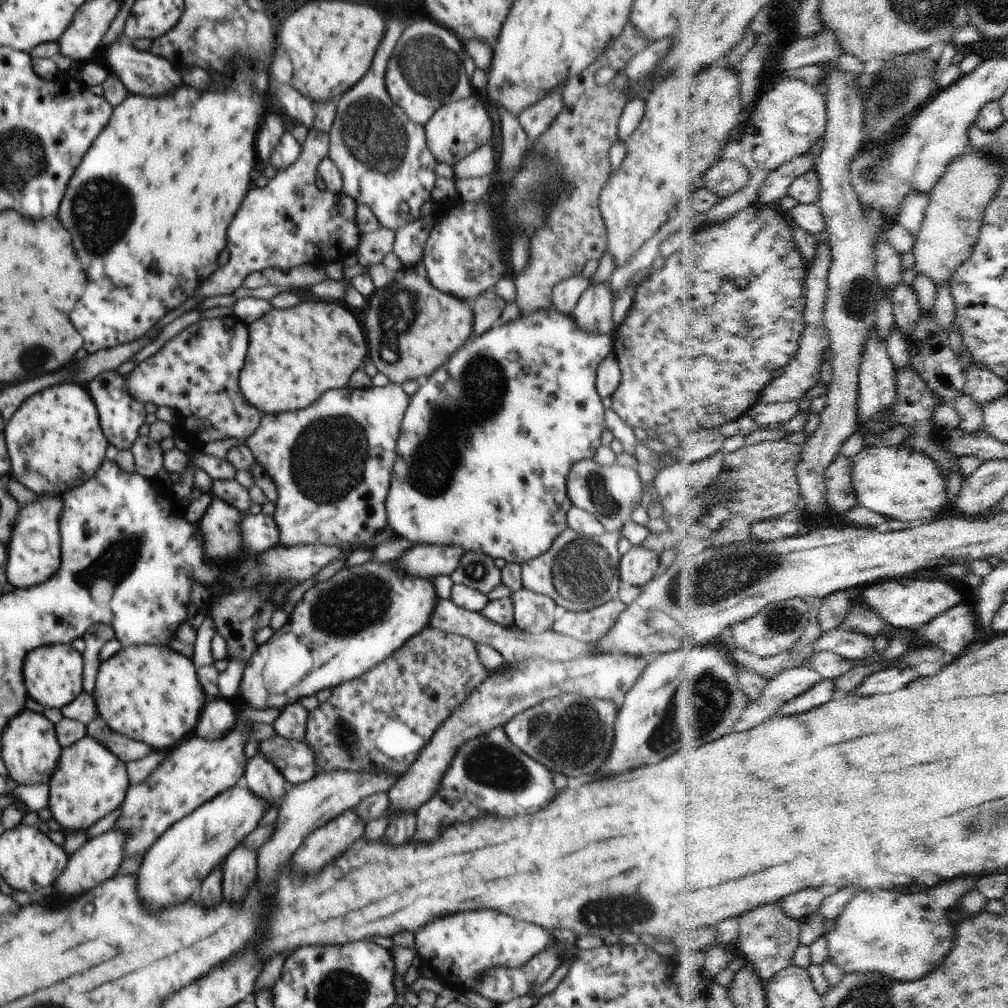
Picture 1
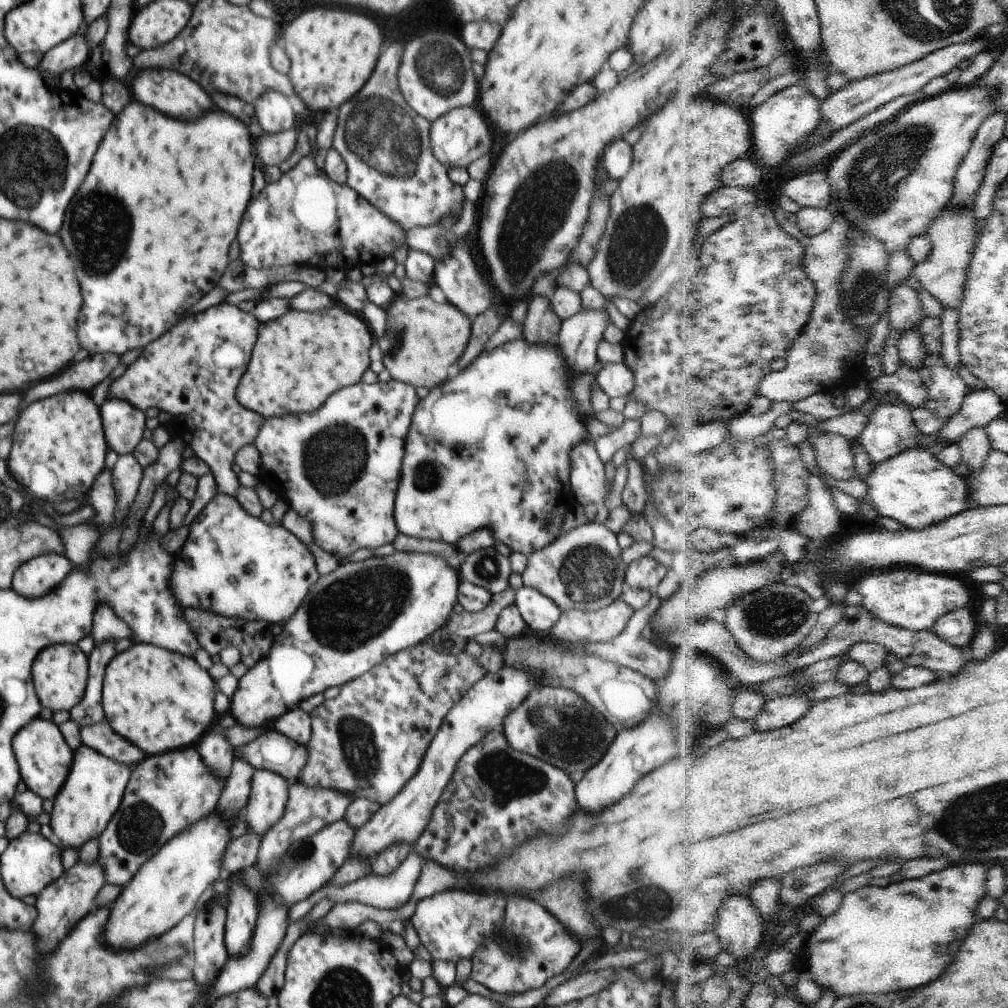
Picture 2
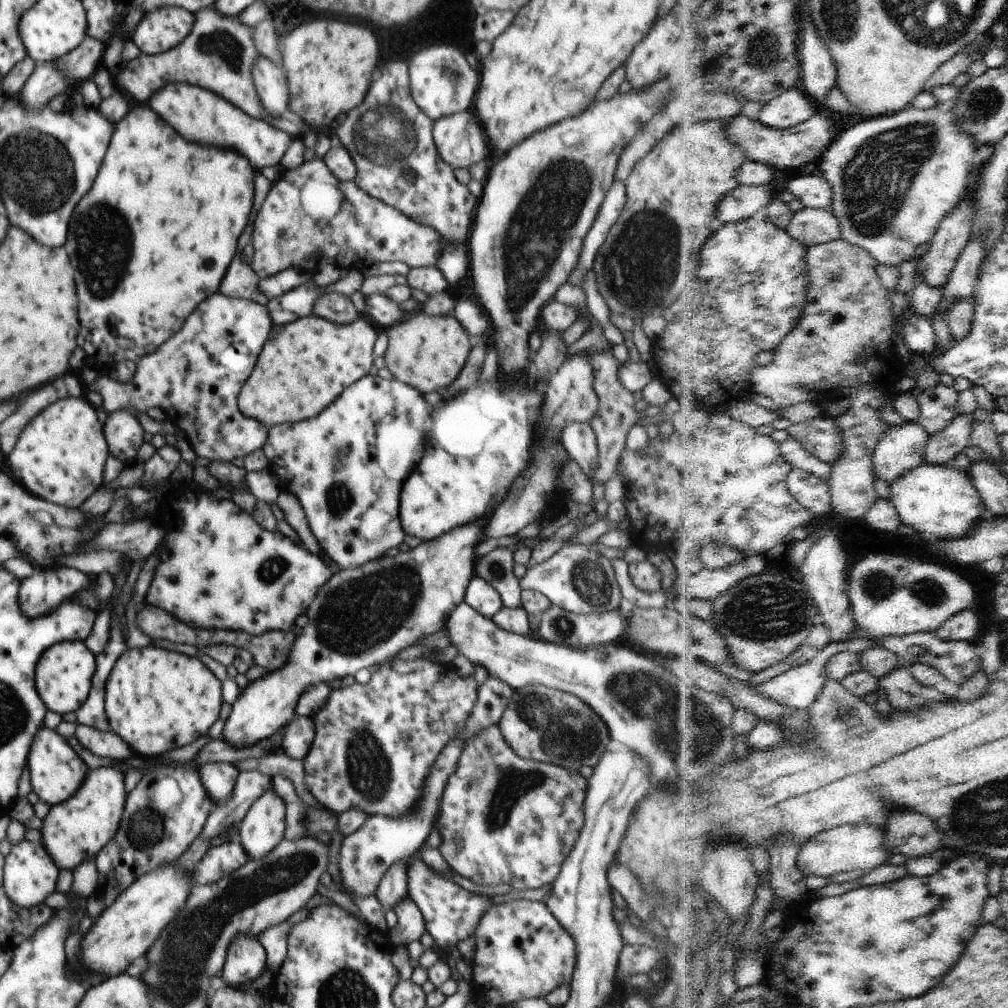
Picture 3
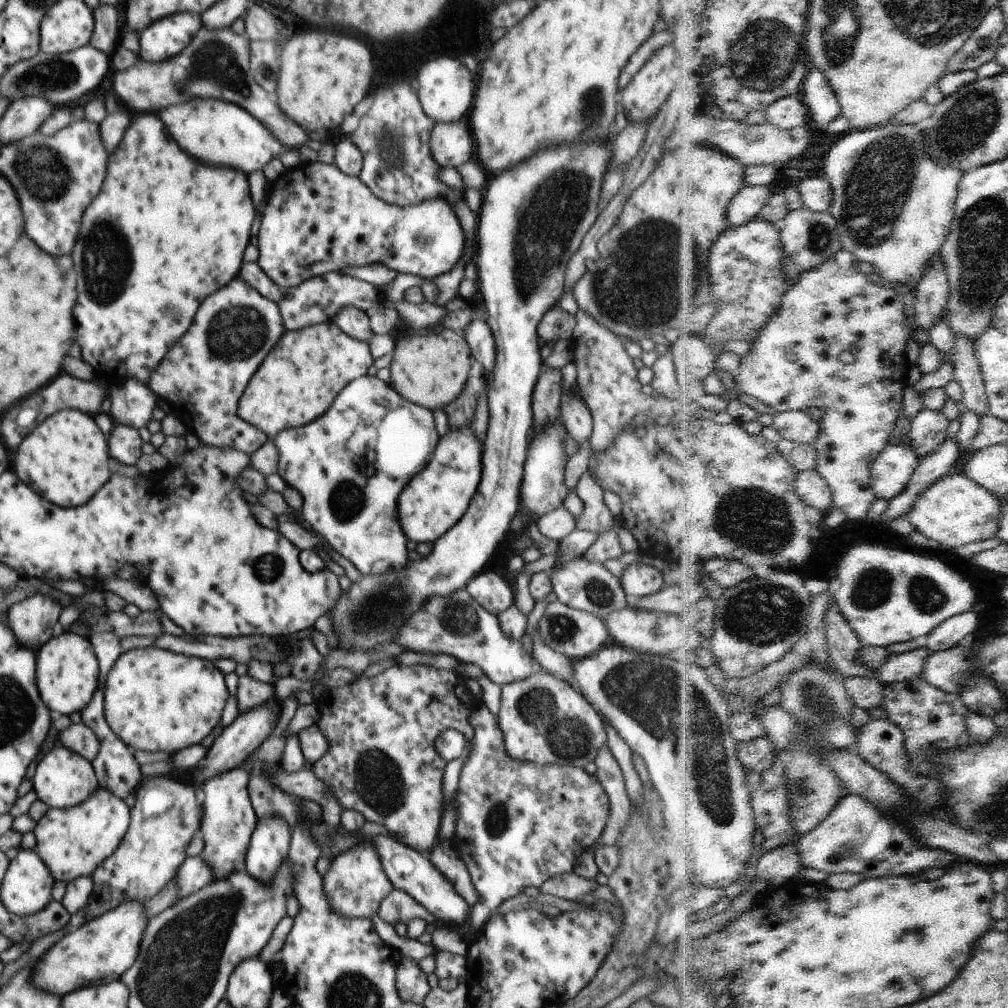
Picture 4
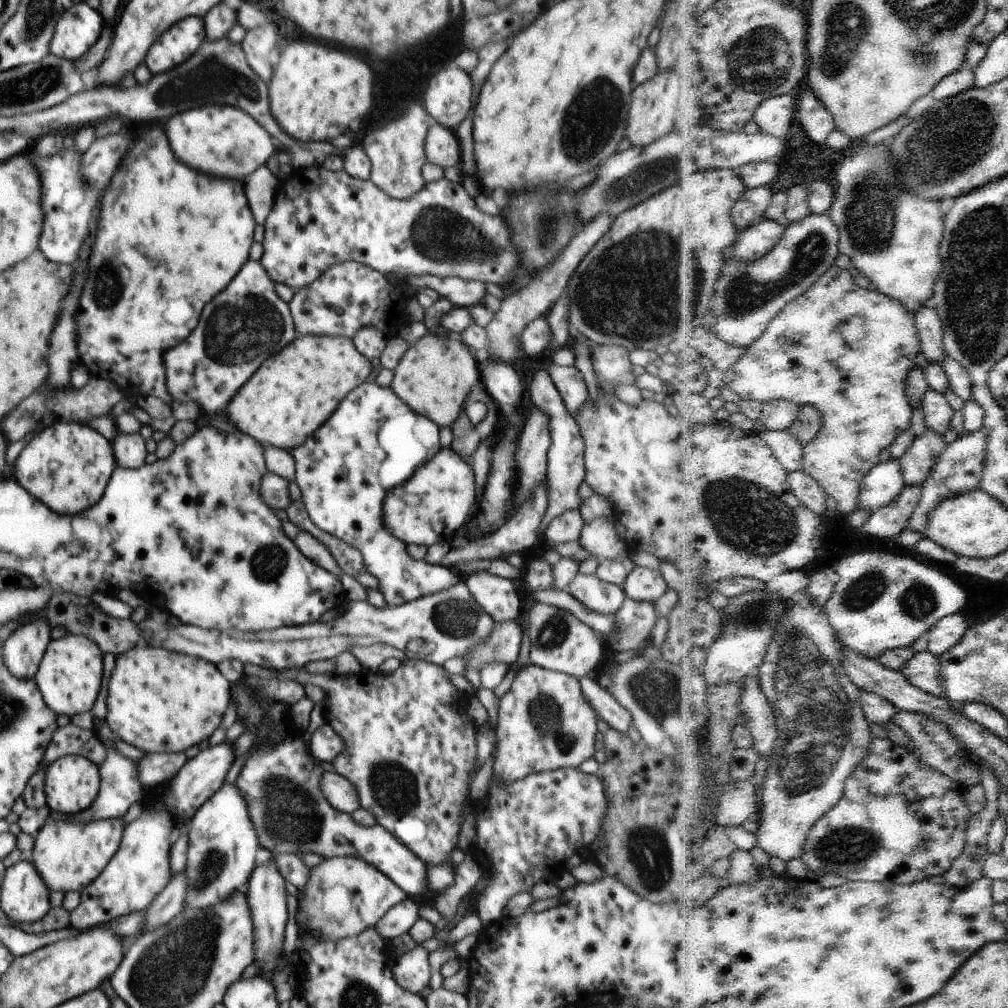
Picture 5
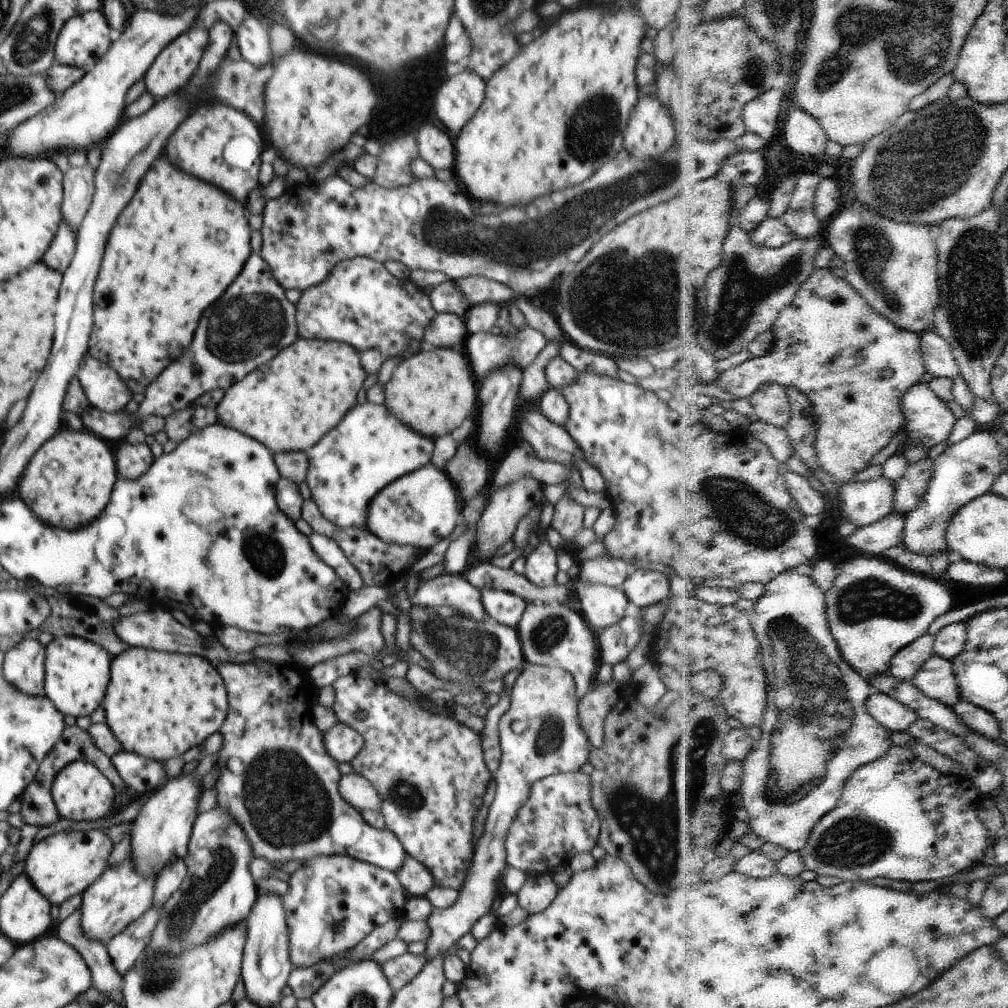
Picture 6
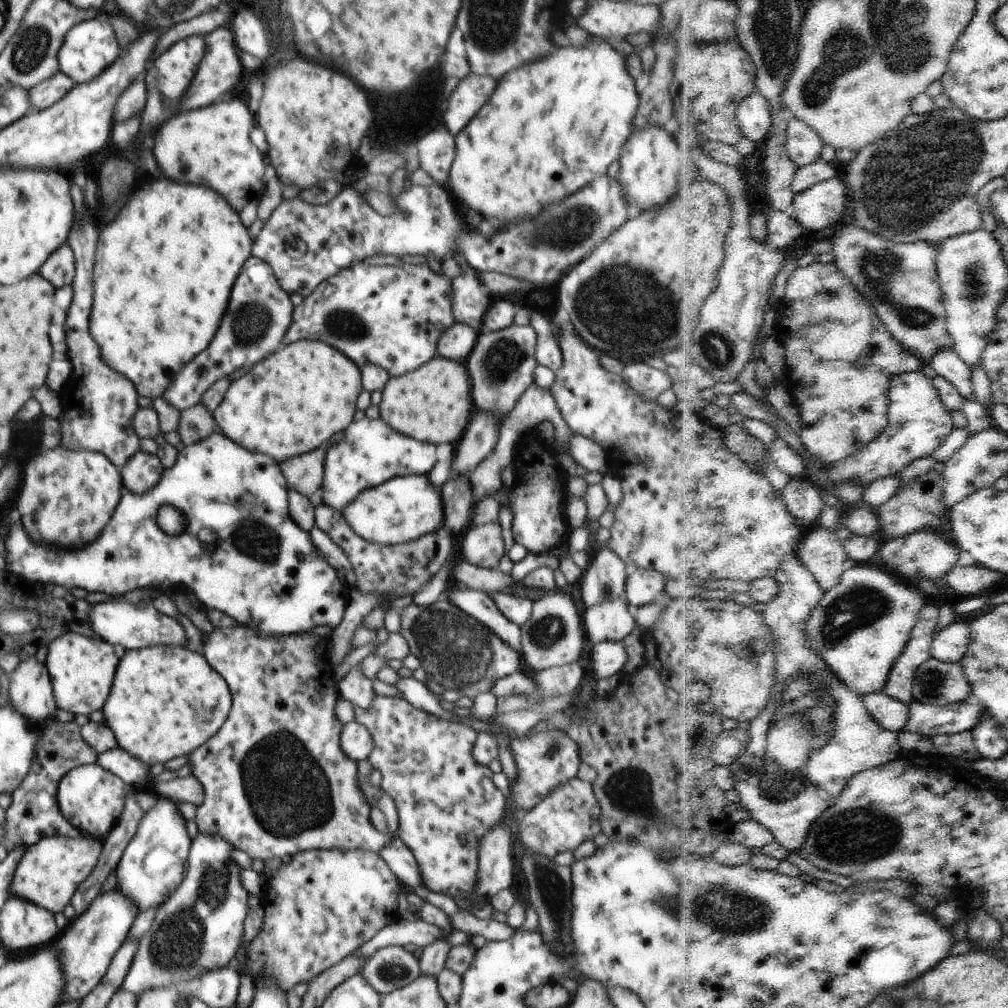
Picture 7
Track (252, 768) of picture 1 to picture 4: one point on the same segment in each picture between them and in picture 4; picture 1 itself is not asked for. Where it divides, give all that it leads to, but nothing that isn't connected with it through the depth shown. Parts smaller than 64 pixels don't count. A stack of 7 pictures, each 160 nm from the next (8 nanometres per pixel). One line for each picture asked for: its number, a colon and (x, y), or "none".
2: (269, 794)
3: (263, 827)
4: (269, 845)

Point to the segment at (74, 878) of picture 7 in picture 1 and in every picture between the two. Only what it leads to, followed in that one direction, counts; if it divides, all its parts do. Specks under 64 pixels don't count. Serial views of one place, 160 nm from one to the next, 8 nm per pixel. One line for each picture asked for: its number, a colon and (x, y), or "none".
1: (89, 782)
2: (94, 789)
3: (74, 831)
4: (72, 842)
5: (68, 856)
6: (63, 865)

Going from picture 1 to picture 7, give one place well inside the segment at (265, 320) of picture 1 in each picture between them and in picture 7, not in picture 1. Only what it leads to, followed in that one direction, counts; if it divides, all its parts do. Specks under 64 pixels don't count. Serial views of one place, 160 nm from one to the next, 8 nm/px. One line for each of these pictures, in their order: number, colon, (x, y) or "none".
2: (300, 359)
3: (304, 366)
4: (297, 382)
5: (293, 394)
6: (313, 383)
7: (292, 402)

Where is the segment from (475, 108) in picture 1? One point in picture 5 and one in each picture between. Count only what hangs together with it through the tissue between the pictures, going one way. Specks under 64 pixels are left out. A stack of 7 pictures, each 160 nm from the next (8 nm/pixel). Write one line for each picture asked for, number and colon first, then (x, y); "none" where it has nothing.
2: (458, 138)
3: (461, 142)
4: (451, 144)
5: (442, 148)

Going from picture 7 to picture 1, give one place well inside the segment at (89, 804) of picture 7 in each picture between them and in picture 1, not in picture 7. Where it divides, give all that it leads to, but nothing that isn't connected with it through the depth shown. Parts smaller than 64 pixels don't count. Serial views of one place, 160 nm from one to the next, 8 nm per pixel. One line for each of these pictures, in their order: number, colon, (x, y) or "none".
1: (30, 752)
2: (44, 758)
3: (56, 771)
4: (63, 778)
5: (72, 783)
6: (80, 791)

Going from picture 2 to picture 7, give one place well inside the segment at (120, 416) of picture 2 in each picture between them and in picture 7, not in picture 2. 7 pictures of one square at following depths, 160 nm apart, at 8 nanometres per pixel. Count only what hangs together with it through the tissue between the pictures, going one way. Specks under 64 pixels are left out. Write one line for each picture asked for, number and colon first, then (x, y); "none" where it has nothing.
3: (123, 433)
4: (125, 445)
5: (130, 450)
6: (132, 461)
7: (141, 473)

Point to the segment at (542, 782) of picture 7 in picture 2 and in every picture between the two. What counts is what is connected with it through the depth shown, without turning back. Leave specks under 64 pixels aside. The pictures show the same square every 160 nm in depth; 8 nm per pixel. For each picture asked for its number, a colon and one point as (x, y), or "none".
2: (556, 725)
3: (544, 724)
4: (544, 720)
5: (544, 723)
6: (540, 734)

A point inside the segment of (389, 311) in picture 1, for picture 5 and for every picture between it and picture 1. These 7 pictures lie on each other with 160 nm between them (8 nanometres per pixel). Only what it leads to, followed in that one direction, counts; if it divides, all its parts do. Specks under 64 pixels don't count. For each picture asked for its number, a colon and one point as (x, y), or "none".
2: (415, 350)
3: (427, 352)
4: (430, 370)
5: (434, 377)

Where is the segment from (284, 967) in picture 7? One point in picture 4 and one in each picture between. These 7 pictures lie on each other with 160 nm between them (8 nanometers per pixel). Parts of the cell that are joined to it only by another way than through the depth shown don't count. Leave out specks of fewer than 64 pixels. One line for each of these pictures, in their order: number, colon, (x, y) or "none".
4: (355, 885)
5: (344, 896)
6: (333, 901)

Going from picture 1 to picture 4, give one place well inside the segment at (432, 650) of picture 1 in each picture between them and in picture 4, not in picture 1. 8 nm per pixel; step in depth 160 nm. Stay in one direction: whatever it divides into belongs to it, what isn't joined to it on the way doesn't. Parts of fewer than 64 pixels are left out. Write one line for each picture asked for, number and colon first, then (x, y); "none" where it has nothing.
2: (368, 742)
3: (374, 745)
4: (381, 761)

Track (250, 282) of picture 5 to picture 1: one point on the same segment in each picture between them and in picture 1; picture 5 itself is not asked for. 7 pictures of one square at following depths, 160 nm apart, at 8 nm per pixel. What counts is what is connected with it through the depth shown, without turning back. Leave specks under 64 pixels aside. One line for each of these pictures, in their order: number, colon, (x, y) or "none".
1: (197, 372)
2: (192, 371)
3: (195, 377)
4: (203, 376)

